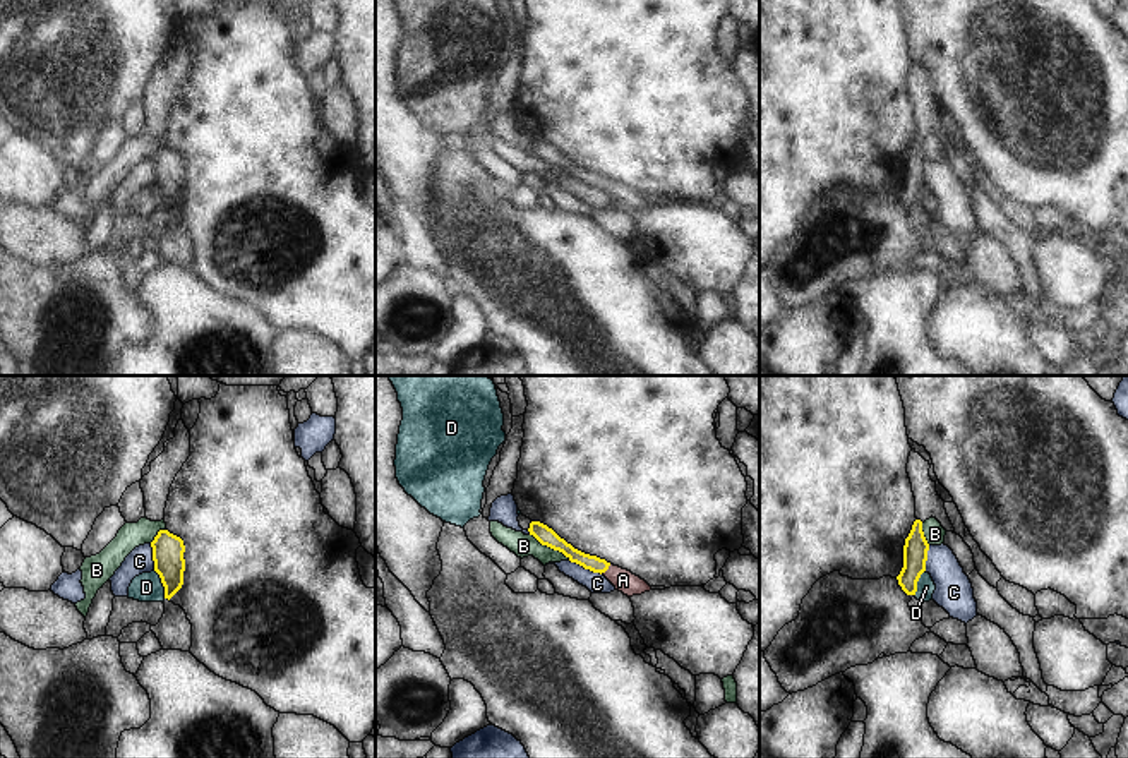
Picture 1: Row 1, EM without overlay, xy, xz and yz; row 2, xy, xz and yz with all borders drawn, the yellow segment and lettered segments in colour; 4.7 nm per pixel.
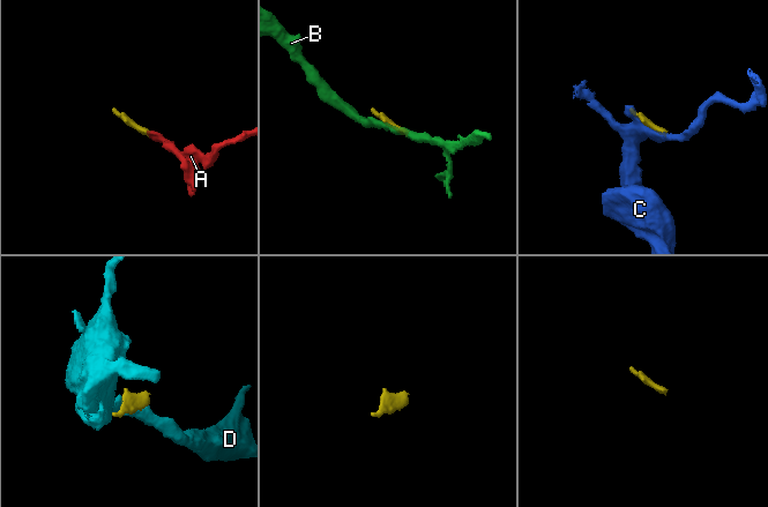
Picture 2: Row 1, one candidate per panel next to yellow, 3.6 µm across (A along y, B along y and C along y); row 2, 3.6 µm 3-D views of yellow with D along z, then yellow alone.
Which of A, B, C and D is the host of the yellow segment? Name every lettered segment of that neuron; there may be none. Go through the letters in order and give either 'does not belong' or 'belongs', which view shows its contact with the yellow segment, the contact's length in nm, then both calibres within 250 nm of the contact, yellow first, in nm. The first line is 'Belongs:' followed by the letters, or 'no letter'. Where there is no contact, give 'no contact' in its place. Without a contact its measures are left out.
Belongs: A
A: belongs; meets yellow in xz; contact 70 nm long; 70 nm thick on the yellow side, 100 nm on the other
B: does not belong; meets yellow in xz; contact 220 nm long; 90 nm thick on the yellow side, 110 nm on the other
C: does not belong; meets yellow in xz; contact 170 nm long; 90 nm thick on the yellow side, 100 nm on the other
D: does not belong; meets yellow in xy; contact 140 nm long; 150 nm thick on the yellow side, 140 nm on the other

